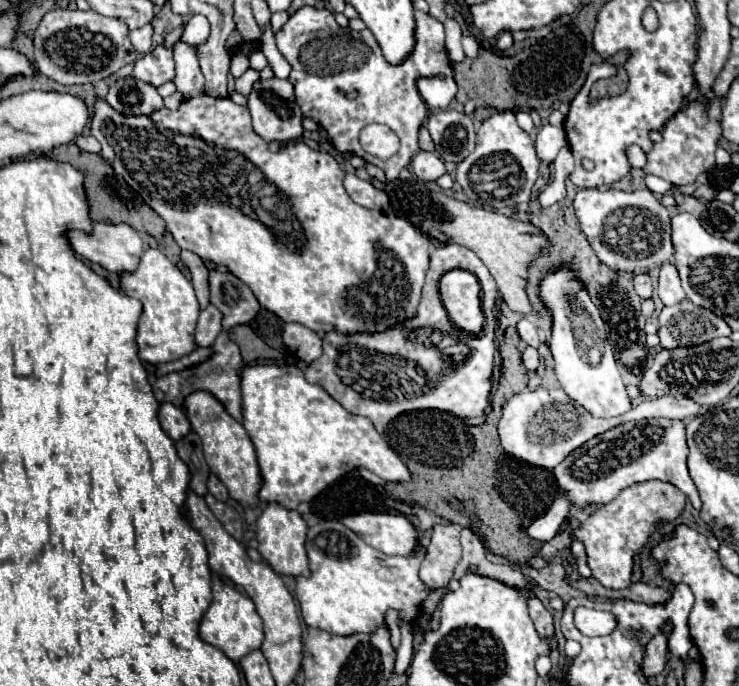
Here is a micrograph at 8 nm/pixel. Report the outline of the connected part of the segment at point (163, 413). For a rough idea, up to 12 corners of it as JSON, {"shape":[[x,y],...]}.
{"shape":[[172,404],[160,406],[158,420],[174,442],[188,436],[190,420]]}

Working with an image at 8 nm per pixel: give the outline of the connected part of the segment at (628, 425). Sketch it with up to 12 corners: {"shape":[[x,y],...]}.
{"shape":[[682,420],[624,422],[576,448],[556,480],[608,504],[662,480],[700,510]]}

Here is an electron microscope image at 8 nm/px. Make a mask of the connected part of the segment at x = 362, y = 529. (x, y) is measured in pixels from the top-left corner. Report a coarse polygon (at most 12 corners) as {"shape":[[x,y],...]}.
{"shape":[[362,512],[342,524],[386,556],[414,556],[402,514]]}

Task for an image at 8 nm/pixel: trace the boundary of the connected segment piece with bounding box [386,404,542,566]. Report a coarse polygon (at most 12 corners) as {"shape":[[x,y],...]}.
{"shape":[[502,408],[482,426],[402,414],[390,446],[412,482],[386,484],[470,528],[518,566],[542,544],[500,498]]}

